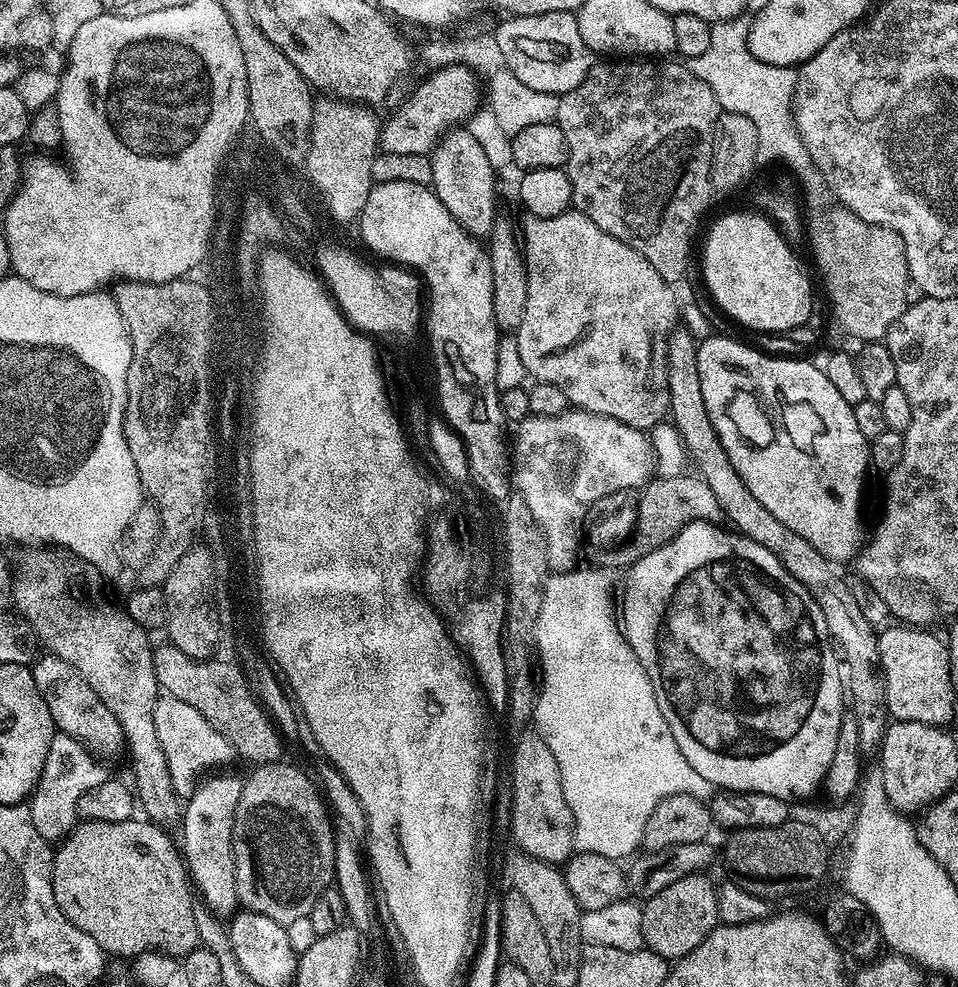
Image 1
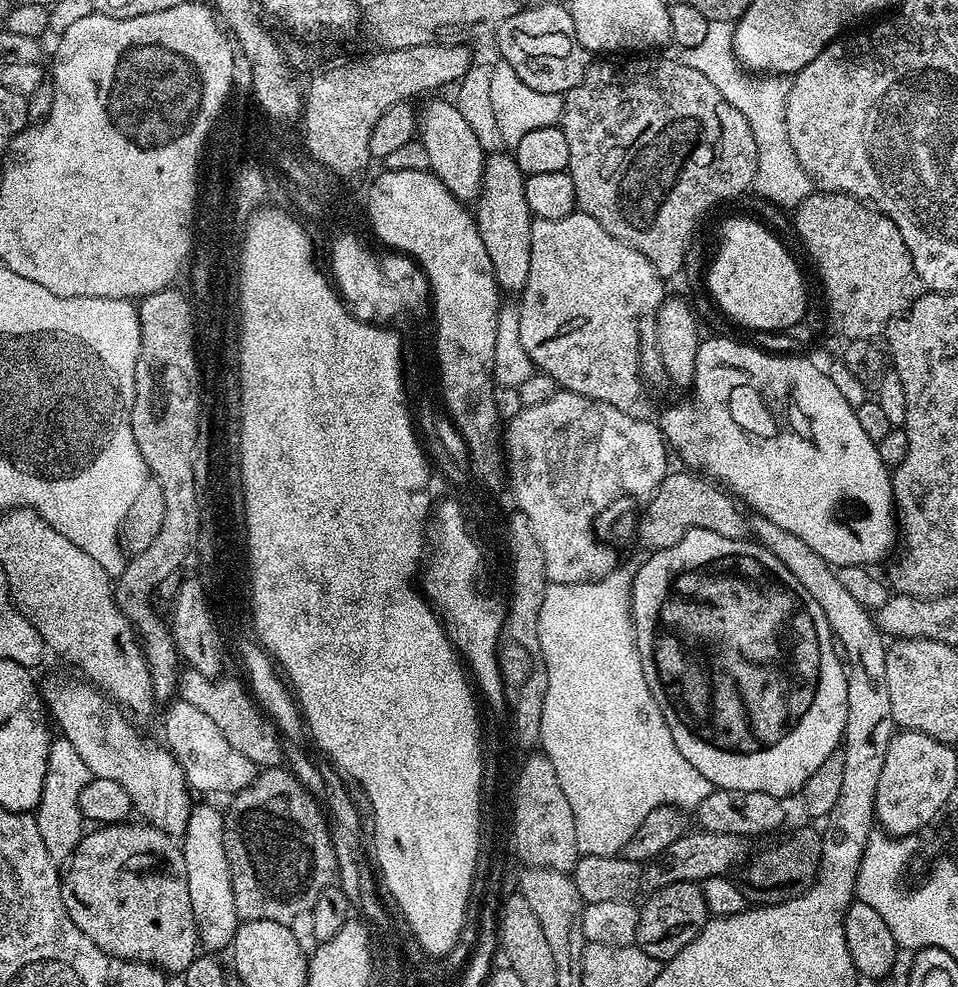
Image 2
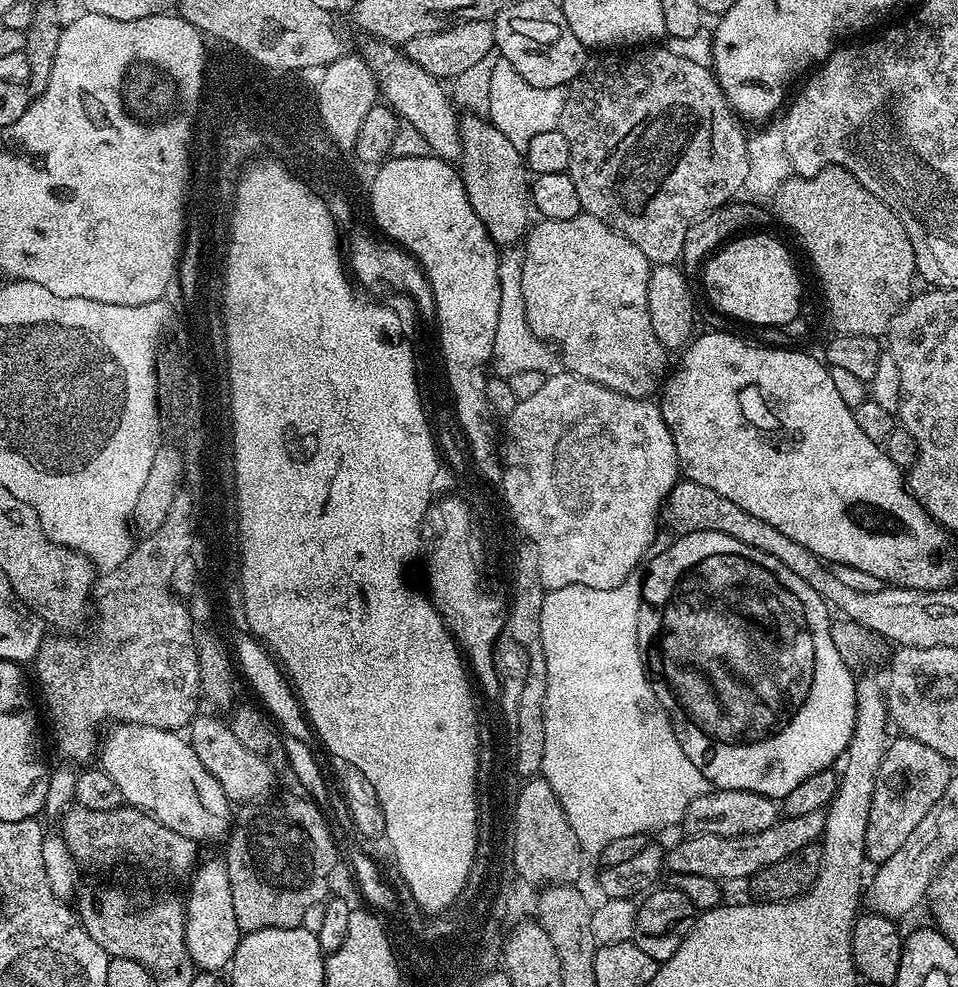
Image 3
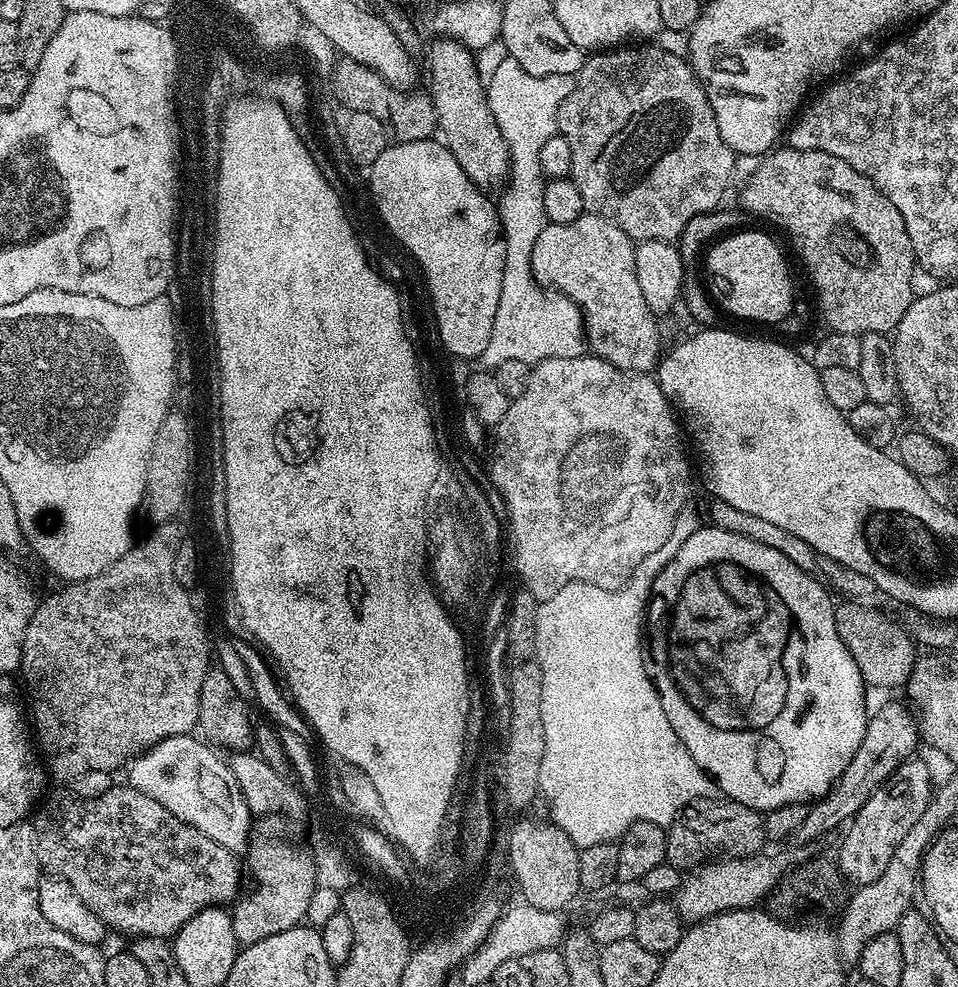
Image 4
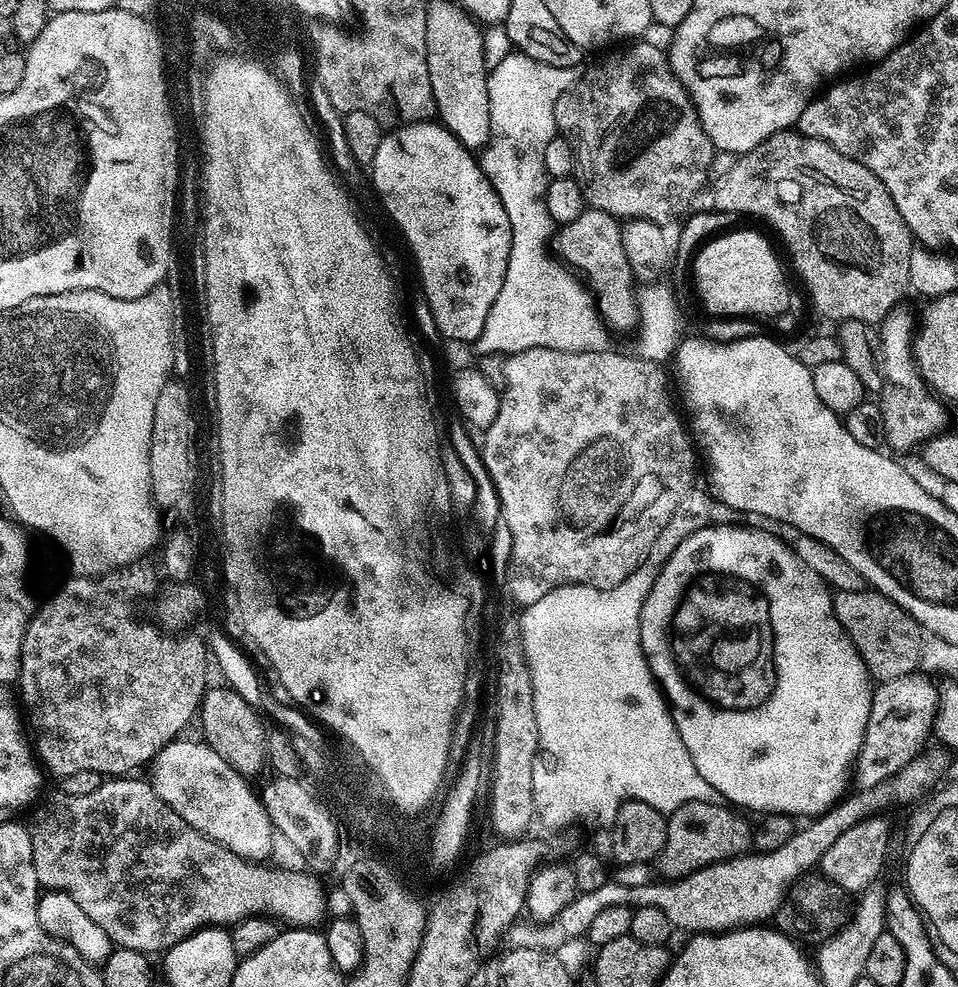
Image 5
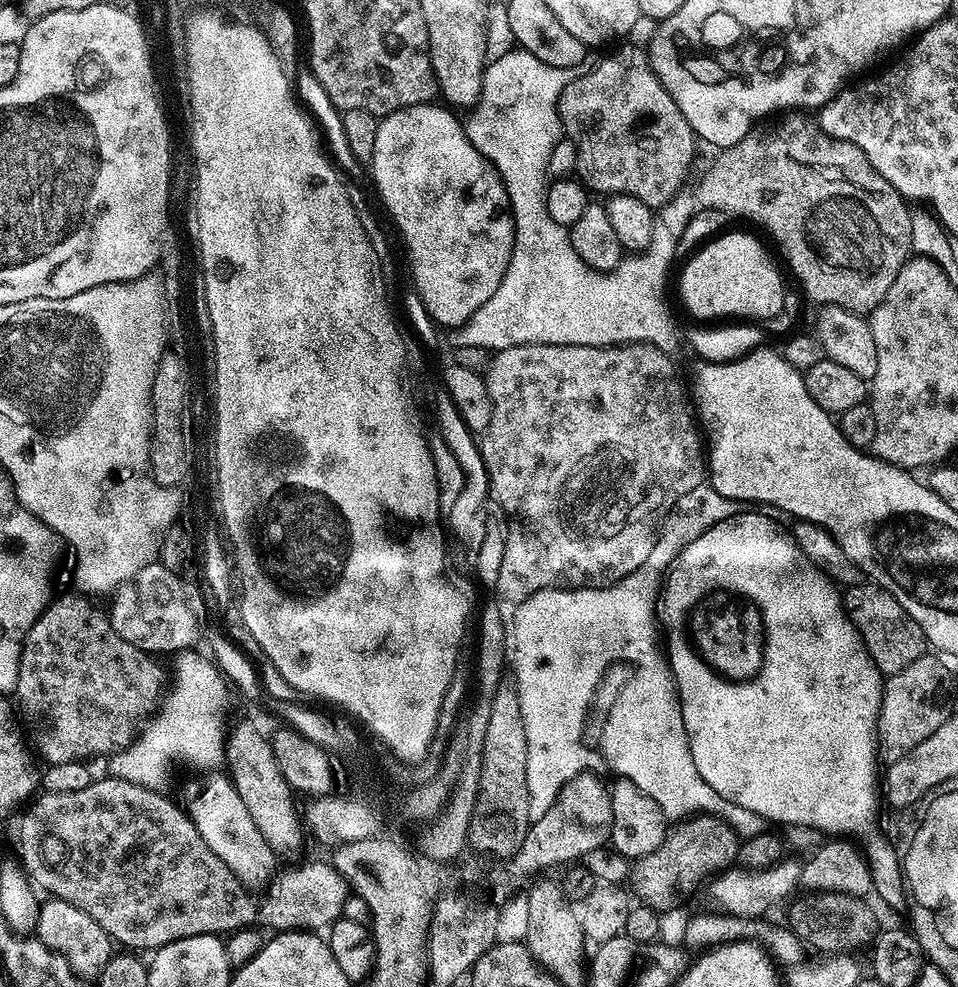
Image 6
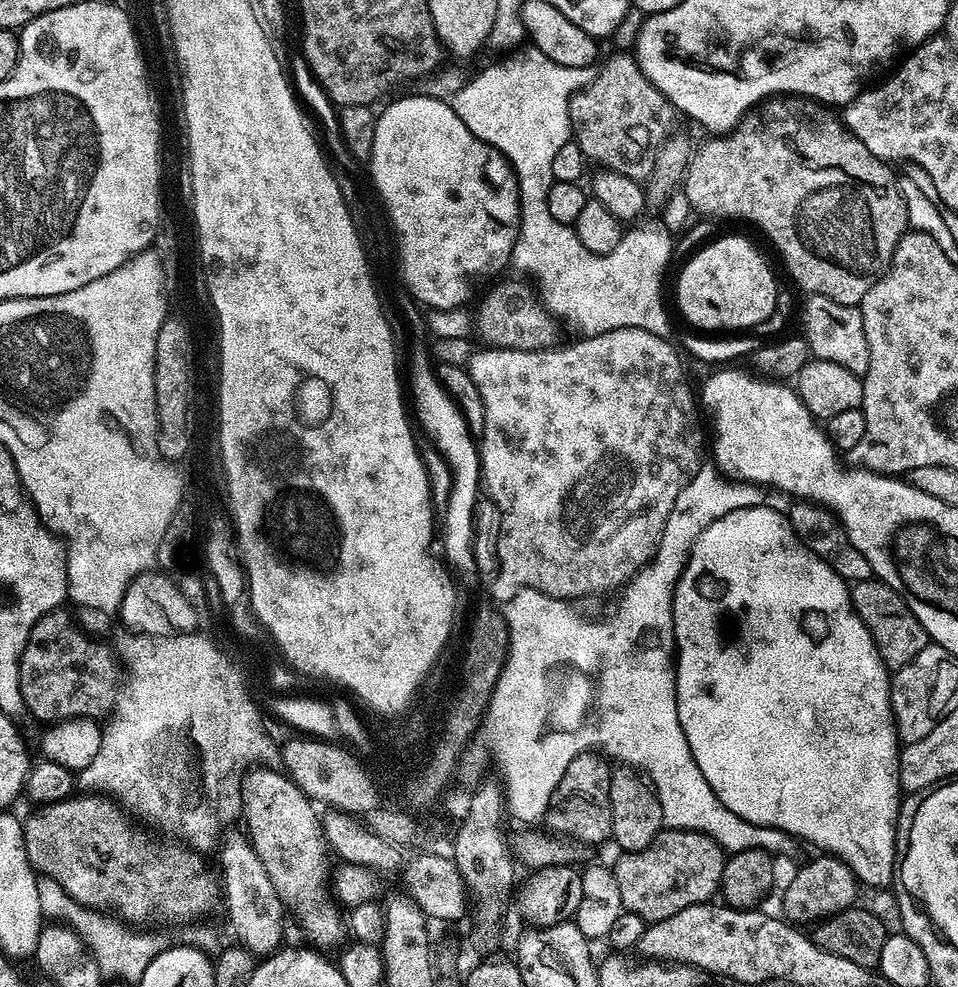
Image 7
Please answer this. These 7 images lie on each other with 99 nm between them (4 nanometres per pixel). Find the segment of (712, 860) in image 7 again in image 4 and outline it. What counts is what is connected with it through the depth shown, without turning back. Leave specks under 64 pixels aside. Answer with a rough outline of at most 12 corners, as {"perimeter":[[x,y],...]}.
{"perimeter":[[727,798],[689,802],[667,825],[664,858],[688,870],[711,848],[757,855],[764,817]]}

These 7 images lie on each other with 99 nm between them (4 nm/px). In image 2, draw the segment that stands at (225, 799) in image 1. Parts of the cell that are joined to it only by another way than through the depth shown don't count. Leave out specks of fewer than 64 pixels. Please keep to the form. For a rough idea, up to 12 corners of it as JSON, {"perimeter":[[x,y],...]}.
{"perimeter":[[197,803],[182,837],[196,935],[227,949],[234,906],[224,818]]}

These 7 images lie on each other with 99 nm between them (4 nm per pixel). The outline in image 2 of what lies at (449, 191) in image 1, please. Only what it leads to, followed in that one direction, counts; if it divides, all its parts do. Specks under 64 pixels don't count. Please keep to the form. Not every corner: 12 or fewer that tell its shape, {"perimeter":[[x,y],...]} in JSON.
{"perimeter":[[451,99],[419,109],[430,170],[462,202],[486,151]]}

